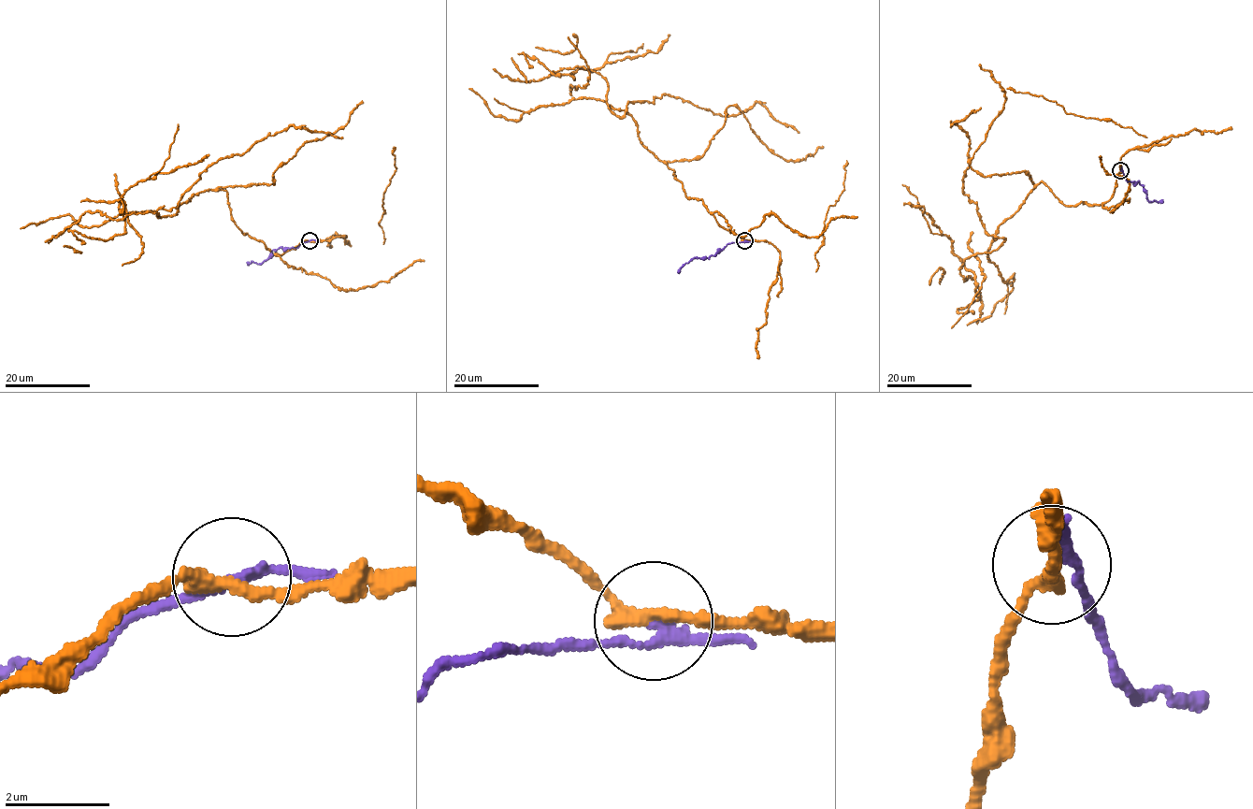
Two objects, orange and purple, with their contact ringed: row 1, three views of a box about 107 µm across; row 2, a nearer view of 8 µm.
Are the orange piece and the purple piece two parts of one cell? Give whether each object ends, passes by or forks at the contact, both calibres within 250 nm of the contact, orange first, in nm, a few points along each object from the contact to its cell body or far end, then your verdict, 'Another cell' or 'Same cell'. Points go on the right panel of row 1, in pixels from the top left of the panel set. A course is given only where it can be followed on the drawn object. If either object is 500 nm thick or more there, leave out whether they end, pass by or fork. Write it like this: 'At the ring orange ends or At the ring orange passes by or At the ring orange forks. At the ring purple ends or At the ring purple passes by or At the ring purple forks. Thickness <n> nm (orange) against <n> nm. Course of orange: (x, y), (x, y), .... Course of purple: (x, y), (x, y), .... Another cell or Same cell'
At the ring orange passes by. At the ring purple passes by. Thickness 240 nm (orange) against 170 nm. Course of orange: (1121, 170), (1093, 206), (1036, 184), (964, 278), (948, 237), (904, 204). Course of purple: (1121, 170), (1127, 181), (1139, 182), (1150, 202), (1163, 199). Another cell

